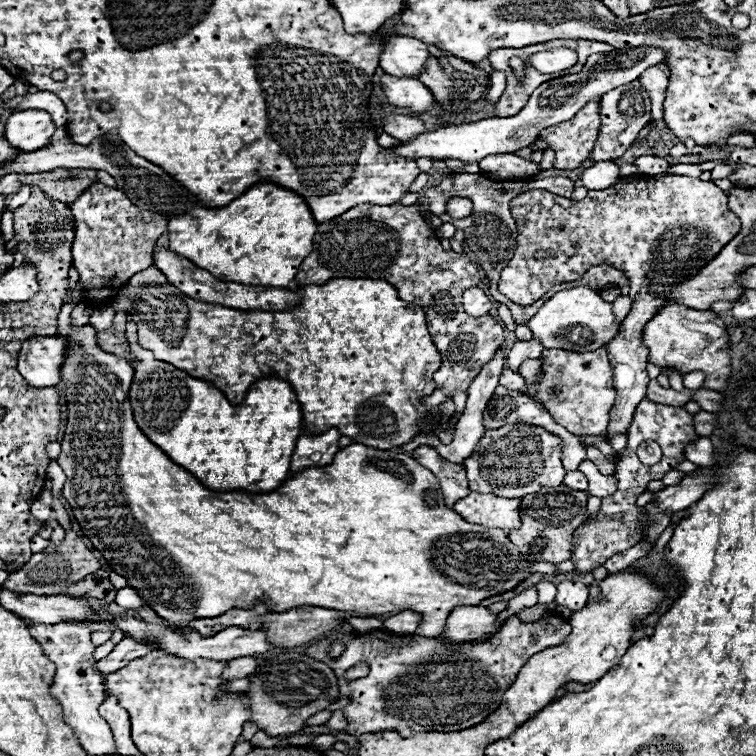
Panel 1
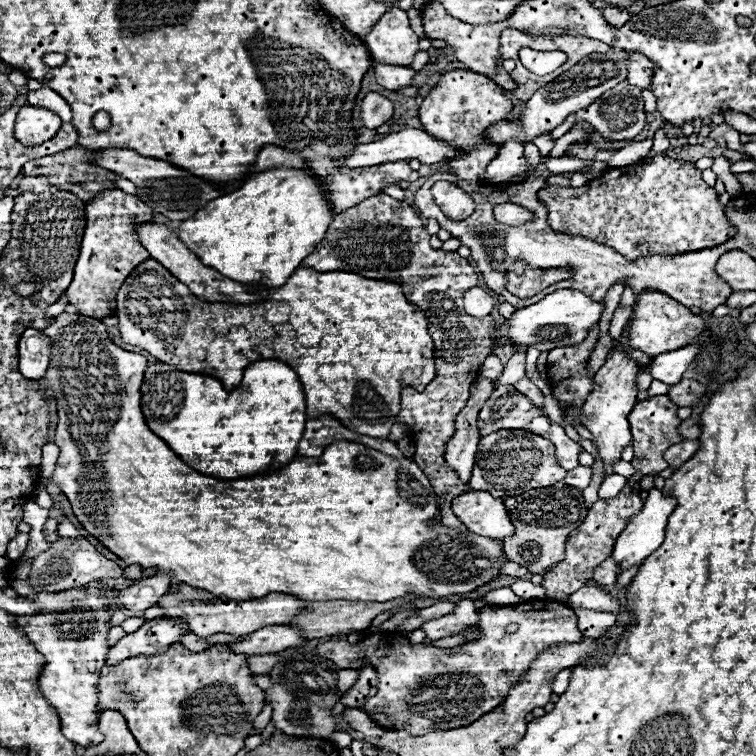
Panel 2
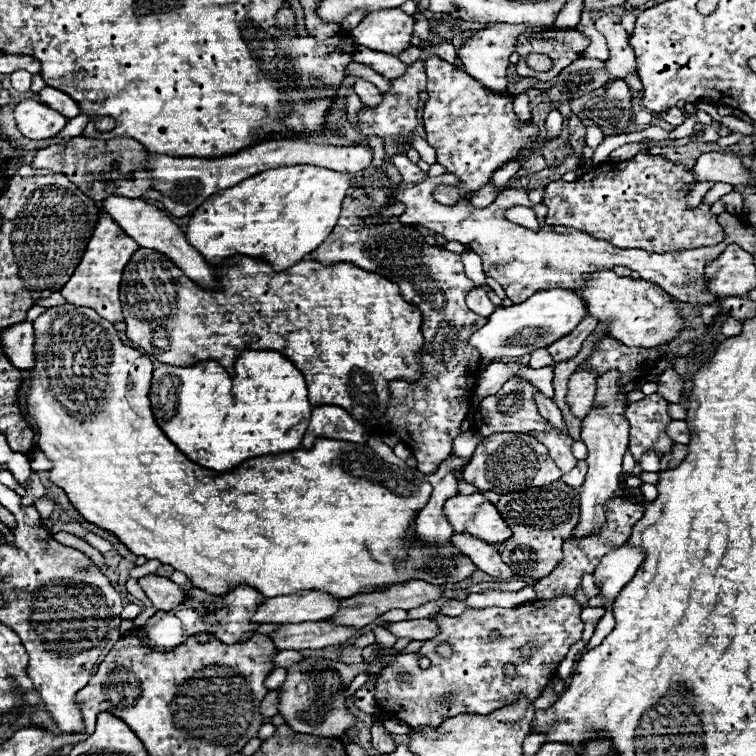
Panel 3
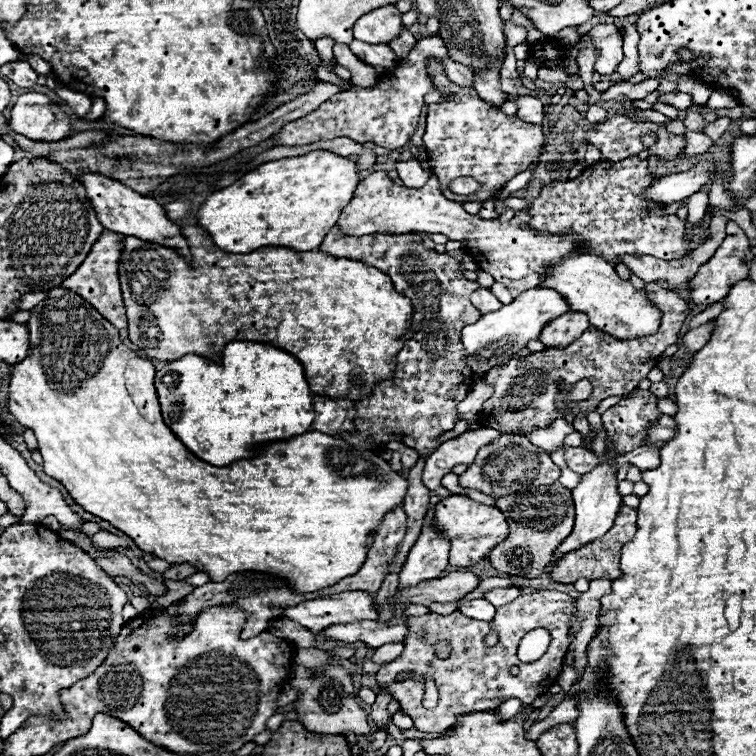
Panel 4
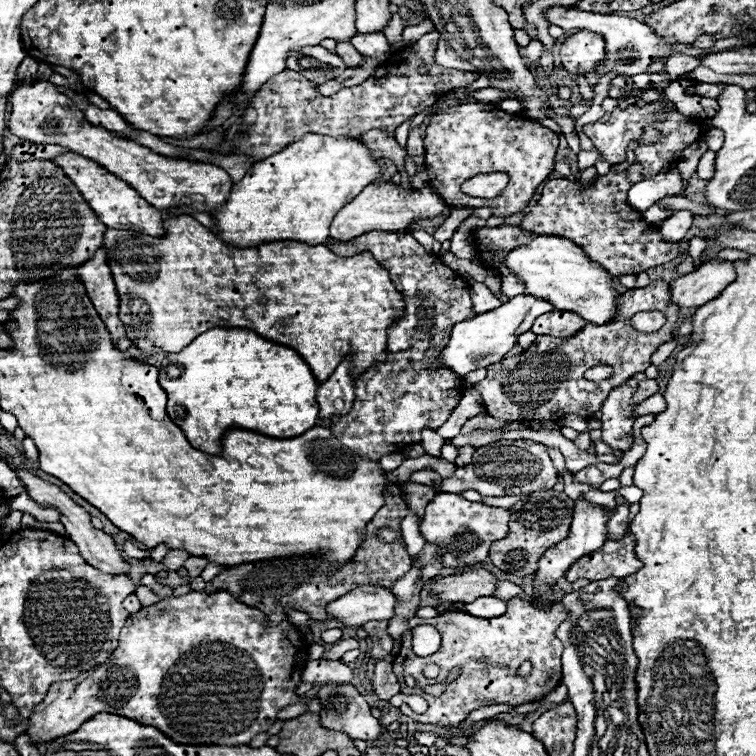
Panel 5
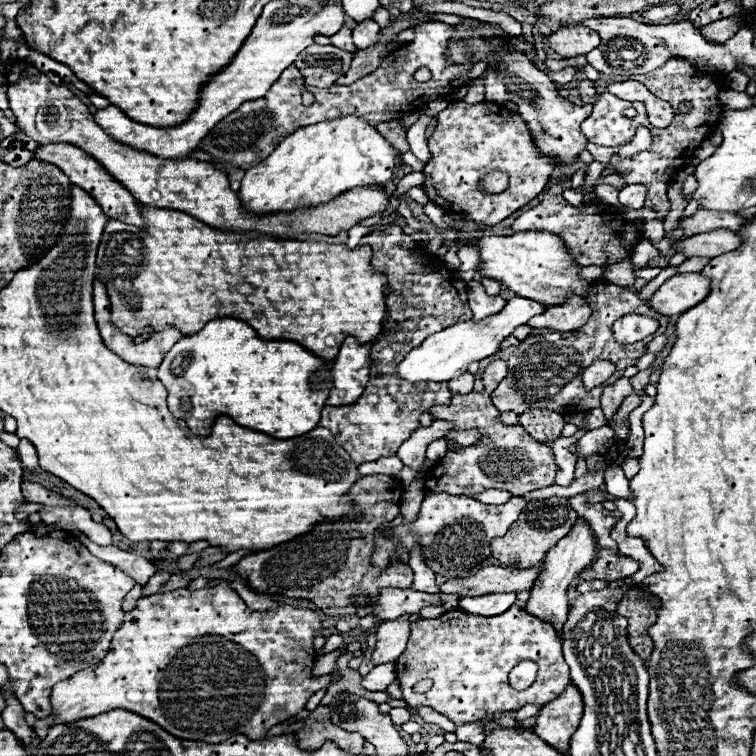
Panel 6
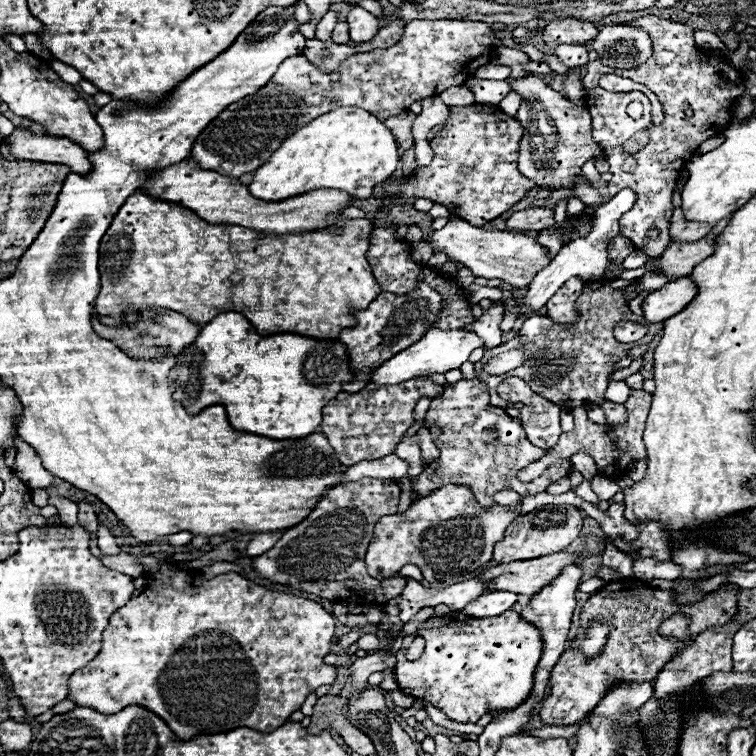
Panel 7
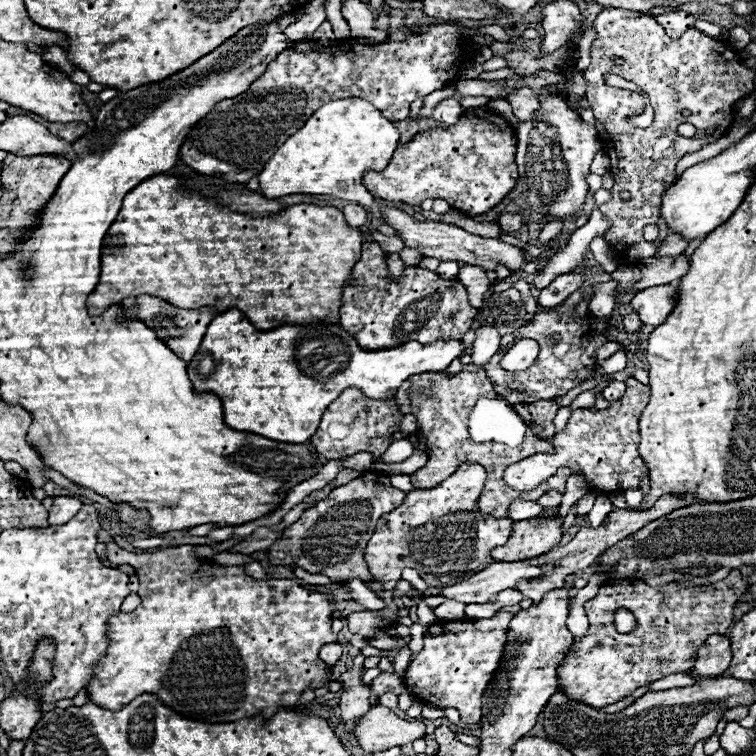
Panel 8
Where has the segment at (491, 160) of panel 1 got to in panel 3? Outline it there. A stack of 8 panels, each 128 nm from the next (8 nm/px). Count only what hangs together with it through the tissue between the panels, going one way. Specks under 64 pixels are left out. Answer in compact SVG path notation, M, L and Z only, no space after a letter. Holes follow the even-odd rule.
M526 92L514 94L512 108L514 108L514 112L520 120L530 120L530 100L528 100L528 94ZM520 162L518 164L506 164L506 168L500 168L500 172L492 176L494 188L502 188L518 170L520 170Z

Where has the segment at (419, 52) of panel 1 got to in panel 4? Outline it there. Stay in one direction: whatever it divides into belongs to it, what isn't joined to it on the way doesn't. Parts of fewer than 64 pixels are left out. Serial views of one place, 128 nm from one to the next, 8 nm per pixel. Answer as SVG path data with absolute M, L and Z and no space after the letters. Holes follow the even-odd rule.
M388 4L360 16L360 20L354 24L354 38L368 44L388 44L394 40L394 36L398 38L400 30L400 12L394 4Z

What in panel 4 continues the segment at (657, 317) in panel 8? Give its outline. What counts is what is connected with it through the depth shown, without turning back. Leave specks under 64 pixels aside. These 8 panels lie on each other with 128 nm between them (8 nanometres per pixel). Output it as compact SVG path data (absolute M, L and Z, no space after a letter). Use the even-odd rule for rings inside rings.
M728 220L724 242L716 250L716 254L706 264L702 264L702 268L696 272L696 276L688 282L688 296L690 296L692 304L710 306L714 302L720 302L722 298L726 298L726 292L736 284L736 280L748 278L748 266L744 264L744 260L754 258L754 254L750 254L748 250L750 250L750 244L748 244L746 234L738 228L736 222Z

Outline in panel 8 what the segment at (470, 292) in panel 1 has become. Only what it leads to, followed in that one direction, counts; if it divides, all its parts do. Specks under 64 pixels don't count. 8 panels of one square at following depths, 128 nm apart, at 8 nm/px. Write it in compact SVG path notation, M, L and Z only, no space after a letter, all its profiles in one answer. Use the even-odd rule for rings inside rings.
M478 328L476 330L476 340L472 344L472 364L474 366L484 366L500 346L500 336L496 328Z

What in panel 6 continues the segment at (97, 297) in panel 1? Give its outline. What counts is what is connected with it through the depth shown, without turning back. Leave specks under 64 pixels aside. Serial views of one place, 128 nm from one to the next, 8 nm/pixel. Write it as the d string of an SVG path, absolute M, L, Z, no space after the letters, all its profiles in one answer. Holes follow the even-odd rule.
M94 282L94 316L98 322L98 330L102 334L104 344L116 352L122 360L136 364L136 366L154 366L158 368L160 362L164 360L166 352L184 336L180 334L178 328L168 326L162 332L156 332L152 338L148 338L148 342L144 344L136 344L134 338L118 332L112 324L110 324L110 302L106 296L106 286L102 282Z

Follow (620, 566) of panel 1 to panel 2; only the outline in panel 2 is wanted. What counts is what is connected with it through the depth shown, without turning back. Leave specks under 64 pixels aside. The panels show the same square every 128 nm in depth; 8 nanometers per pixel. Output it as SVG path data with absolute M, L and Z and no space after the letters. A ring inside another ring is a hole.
M612 557L607 558L600 566L596 567L592 579L598 586L612 586L616 582L617 576L620 573L620 566L612 560Z

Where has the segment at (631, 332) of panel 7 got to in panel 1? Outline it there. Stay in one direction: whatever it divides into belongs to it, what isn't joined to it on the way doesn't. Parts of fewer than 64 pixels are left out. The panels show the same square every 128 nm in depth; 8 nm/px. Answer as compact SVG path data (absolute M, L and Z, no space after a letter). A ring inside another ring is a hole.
M666 304L662 306L654 318L646 324L644 332L642 332L642 344L648 346L648 362L656 364L656 366L670 366L680 370L682 374L688 372L704 372L706 382L704 386L710 390L726 390L726 380L730 376L730 344L728 344L728 334L724 330L724 334L720 334L718 338L708 336L704 330L706 326L714 322L718 326L724 328L724 322L710 310L700 312L694 308L686 308L680 304Z

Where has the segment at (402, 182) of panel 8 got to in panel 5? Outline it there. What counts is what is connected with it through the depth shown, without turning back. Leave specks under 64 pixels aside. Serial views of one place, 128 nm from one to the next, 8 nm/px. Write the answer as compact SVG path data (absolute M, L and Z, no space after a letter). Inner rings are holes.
M470 102L458 104L456 108L448 110L436 110L426 128L424 148L426 148L424 168L430 178L428 186L444 200L444 204L452 208L488 206L492 208L492 216L504 220L520 212L532 200L536 188L554 170L558 134L538 122L522 118L520 114L502 112L496 104ZM488 172L506 172L510 176L510 184L500 196L492 200L480 200L470 198L462 192L460 186L468 178Z

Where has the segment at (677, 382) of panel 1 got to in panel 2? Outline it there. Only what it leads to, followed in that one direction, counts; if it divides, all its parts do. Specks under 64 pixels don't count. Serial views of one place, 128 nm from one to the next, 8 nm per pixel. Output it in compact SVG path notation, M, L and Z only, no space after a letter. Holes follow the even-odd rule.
M704 332L700 334L692 344L686 344L678 350L672 352L664 352L654 356L654 360L650 362L650 372L656 380L664 382L664 384L676 384L680 382L682 374L686 372L686 368L690 366L690 362L696 358L696 354L700 352L700 341L704 337L708 337L711 333Z

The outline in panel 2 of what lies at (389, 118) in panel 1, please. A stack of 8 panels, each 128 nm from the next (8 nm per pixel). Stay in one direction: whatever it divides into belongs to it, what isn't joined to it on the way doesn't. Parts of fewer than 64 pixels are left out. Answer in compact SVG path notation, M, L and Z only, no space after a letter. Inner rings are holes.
M368 92L364 98L362 98L362 112L360 112L360 118L362 118L362 124L366 128L378 128L380 124L384 124L390 116L394 114L394 108L392 108L392 102L384 96L380 96L378 92Z

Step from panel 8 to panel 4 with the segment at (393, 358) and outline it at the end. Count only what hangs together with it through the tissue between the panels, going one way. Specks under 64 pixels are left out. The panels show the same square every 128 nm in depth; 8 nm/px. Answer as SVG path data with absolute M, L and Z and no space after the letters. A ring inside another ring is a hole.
M530 288L522 292L510 304L504 304L496 312L484 314L476 324L468 324L462 328L460 340L468 366L472 368L472 372L478 372L478 376L486 374L492 366L510 360L510 356L514 356L522 346L526 346L528 340L536 340L538 332L542 332L542 328L562 312L568 312L568 304L560 298L558 292L548 288ZM232 340L222 348L218 362L196 354L186 354L178 360L166 362L166 366L156 372L156 390L162 404L164 422L190 452L214 466L226 466L242 456L250 456L258 444L288 440L304 434L314 422L312 392L308 388L302 364L288 352L270 344Z

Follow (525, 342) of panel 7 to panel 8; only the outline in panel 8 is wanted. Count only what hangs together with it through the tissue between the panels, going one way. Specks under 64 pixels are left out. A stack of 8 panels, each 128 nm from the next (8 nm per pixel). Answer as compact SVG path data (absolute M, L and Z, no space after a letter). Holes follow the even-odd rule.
M574 292L568 298L568 302L562 304L560 310L538 312L538 314L534 314L534 318L528 320L528 324L518 328L518 332L512 332L510 336L502 336L499 351L488 364L484 364L484 370L490 376L490 380L494 384L494 390L500 396L504 396L510 404L532 404L536 400L552 400L552 398L564 396L566 392L576 388L582 380L586 380L586 378L590 378L594 374L594 368L596 368L594 350L596 348L600 348L608 340L618 340L624 346L638 340L638 334L628 334L624 330L622 316L618 314L618 310L614 310L610 318L596 318L592 314L586 314L584 318L572 320L570 310L580 298L582 298L582 294ZM522 338L532 338L532 340L536 340L540 344L540 354L538 354L536 362L524 372L508 372L508 370L500 368L500 360L502 360L506 350L512 348ZM510 378L520 382L522 390L510 390L506 386Z

